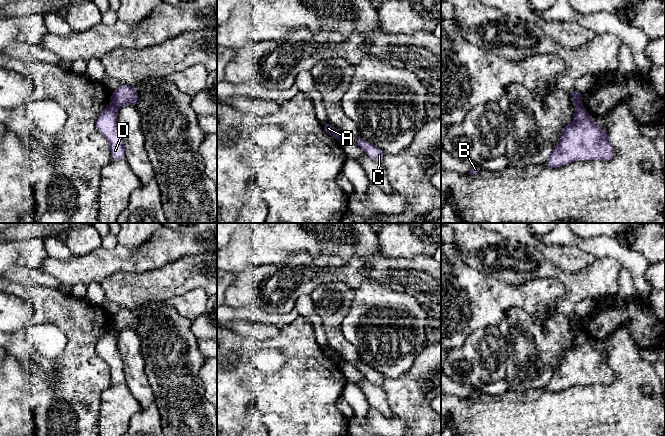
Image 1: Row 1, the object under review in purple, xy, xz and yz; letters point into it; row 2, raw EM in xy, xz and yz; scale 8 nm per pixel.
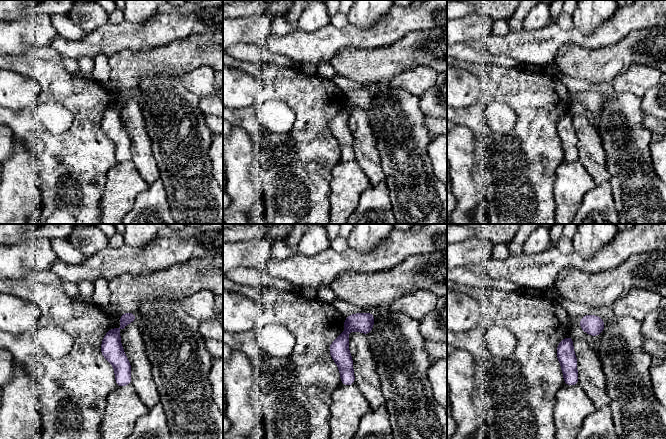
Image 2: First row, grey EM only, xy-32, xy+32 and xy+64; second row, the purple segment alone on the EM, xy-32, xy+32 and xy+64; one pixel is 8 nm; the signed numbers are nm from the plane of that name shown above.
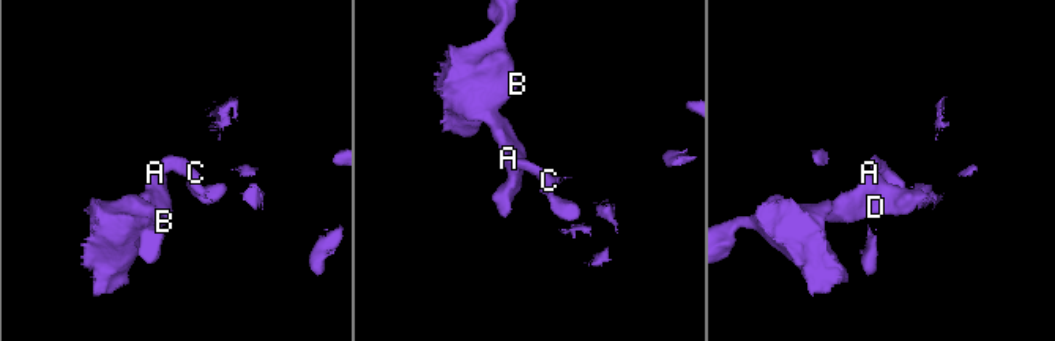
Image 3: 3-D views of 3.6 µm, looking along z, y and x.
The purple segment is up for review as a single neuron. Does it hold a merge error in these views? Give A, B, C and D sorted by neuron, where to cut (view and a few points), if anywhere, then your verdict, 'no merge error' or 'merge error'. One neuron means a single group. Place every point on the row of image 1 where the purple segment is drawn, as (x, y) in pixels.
A B D / C; cut in yz along (575, 106), (581, 107); merge error

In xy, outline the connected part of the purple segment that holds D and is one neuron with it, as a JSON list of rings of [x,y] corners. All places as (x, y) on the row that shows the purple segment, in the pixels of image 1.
[[[113,104],[98,116],[96,128],[109,142],[111,160],[124,160],[124,140],[117,124],[117,108]]]

